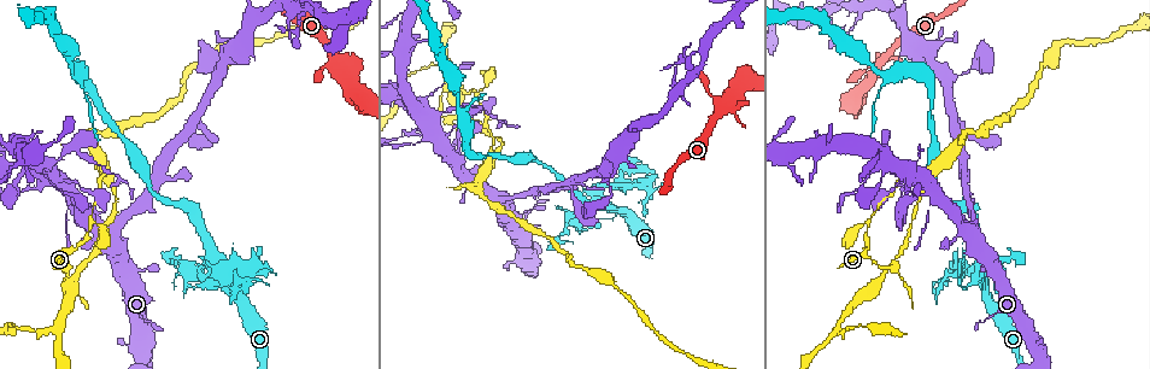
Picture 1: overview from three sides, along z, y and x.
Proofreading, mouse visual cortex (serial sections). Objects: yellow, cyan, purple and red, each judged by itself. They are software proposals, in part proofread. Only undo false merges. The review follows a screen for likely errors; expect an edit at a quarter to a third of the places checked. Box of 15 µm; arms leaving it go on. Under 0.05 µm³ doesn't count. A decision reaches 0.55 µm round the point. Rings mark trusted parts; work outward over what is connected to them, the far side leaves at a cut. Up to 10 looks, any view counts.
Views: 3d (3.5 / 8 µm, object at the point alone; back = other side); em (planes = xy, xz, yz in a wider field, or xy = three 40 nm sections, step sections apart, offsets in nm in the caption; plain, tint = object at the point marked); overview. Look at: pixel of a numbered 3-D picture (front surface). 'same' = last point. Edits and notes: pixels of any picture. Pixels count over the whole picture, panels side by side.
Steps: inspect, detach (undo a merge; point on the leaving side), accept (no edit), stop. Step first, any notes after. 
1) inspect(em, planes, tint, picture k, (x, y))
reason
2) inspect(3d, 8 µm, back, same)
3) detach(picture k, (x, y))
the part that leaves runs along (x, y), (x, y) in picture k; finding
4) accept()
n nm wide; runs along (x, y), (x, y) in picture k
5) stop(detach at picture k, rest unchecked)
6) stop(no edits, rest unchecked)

inspect(3d, 8 µm, picture 1, (92, 222))
three arms meet

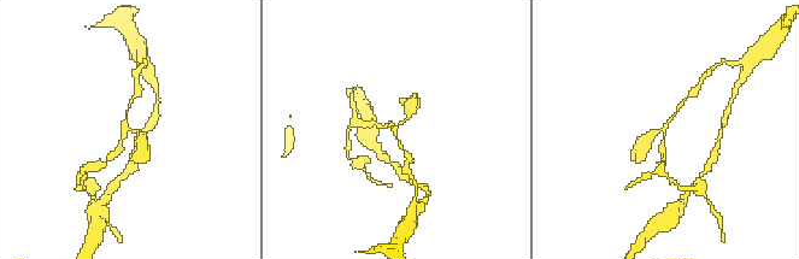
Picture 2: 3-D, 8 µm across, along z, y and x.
inspect(3d, 3.5 µm, picture 2, (663, 130))
zoom in

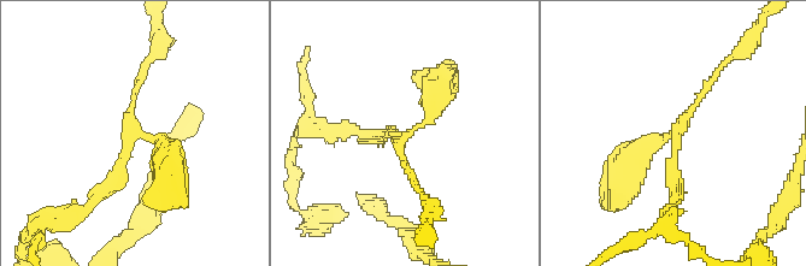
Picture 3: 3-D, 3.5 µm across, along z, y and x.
inspect(em, xy, step 5, tint, picture 3, (131, 133))
3 arms; arms of 100, 150, 300 nm

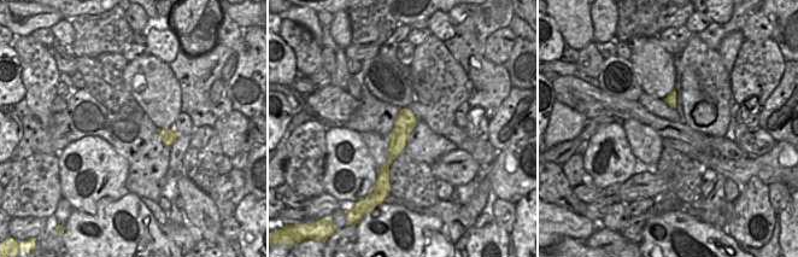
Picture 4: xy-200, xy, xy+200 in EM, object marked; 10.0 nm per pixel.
accept()
runs along (95, 199), (122, 177), (143, 69) in picture 3; one cell here

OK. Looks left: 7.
inspect(3d, 3.5 µm, picture 1, (160, 176))
two arms in line, one across

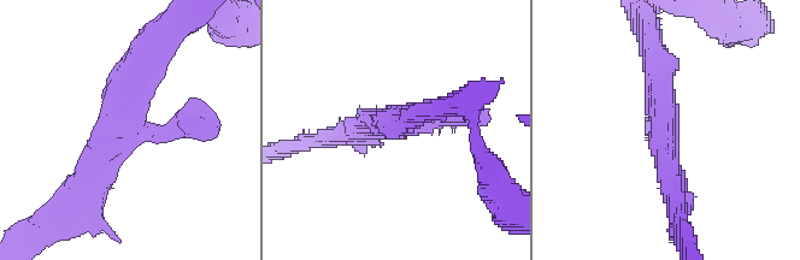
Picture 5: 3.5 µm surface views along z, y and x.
inspect(em, xy, step 2, tint, picture 5, (666, 129))
3 arms; arms of 150, 300, 350 nm; need the tissue

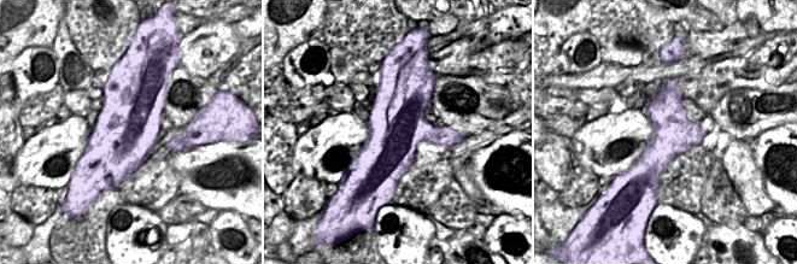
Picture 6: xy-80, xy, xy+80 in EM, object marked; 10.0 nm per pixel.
accept()
550 nm wide; runs along (75, 191), (123, 131), (146, 54) in picture 5; all the same cell

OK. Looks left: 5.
inspect(3d, 3.5 µm, picture 1, (932, 172))
small branch off a trunk

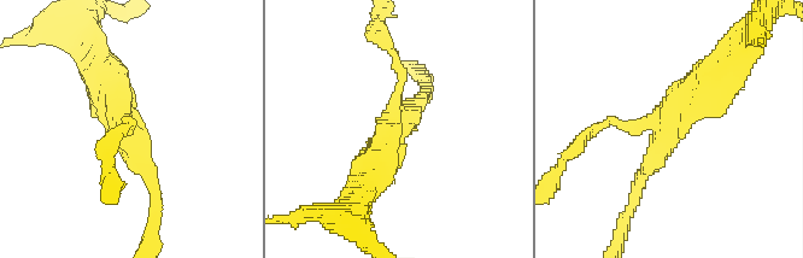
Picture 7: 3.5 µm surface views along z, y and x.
inspect(em, xy, step 1, tint, picture 7, (392, 119))
3 arms; arms of 100, 250, 500 nm; need the tissue

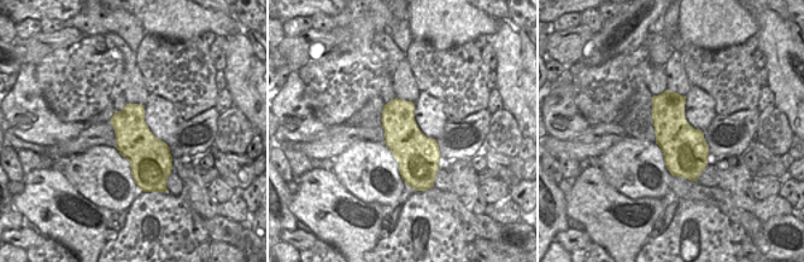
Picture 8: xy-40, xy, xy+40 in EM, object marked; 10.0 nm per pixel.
accept()
380 nm wide; runs along (588, 132), (675, 117), (715, 72) in picture 7; all the same cell

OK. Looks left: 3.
inspect(3d, 3.5 µm, picture 1, (460, 105))
abrupt turn

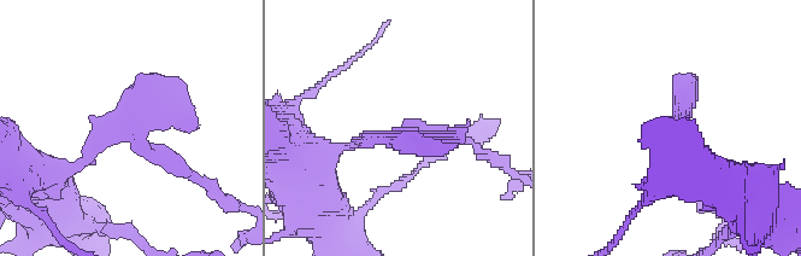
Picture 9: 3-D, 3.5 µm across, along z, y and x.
inspect(em, xy, step 3, plain, picture 9, (125, 129))

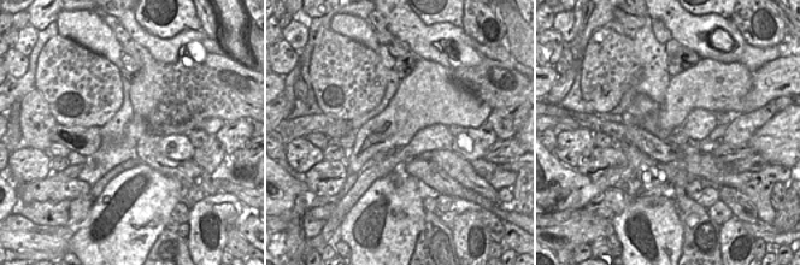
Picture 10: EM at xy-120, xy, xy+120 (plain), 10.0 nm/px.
inspect(em, xy, step 3, tint, same)
with the object marked

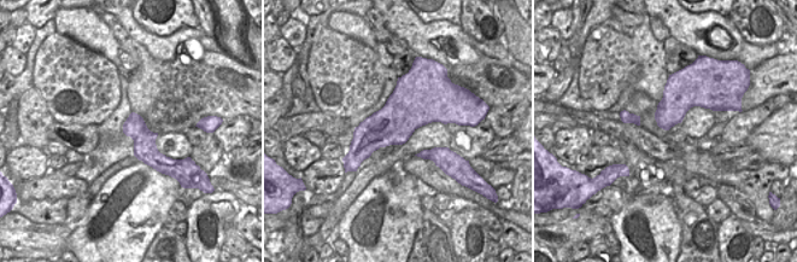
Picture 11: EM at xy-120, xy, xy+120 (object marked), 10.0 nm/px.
detach(picture 9, (184, 170))
440 nm wide; the part that leaves runs along (146, 150), (175, 161), (237, 205) in picture 9; a second cell is stuck on

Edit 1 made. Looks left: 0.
stop(detach at picture 9, rest unchecked)

